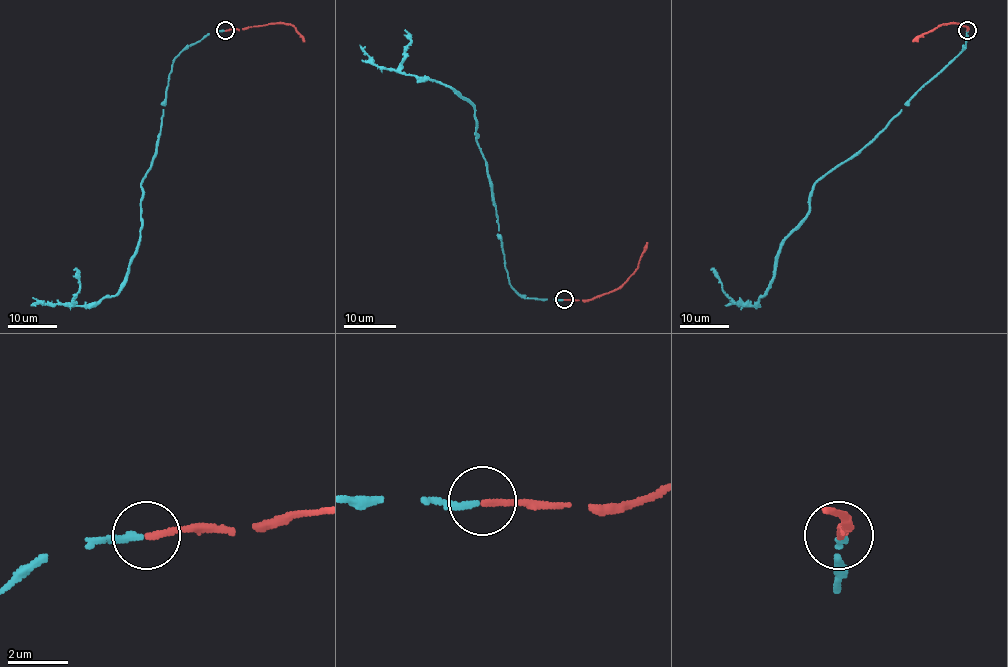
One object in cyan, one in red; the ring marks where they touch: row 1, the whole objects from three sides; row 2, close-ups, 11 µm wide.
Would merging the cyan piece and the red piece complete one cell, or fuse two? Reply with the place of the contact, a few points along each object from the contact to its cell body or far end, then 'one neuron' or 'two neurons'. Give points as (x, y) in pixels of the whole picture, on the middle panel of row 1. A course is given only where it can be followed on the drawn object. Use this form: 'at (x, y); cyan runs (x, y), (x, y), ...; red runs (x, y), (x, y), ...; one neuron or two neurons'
at (564, 299); cyan runs (564, 299), (528, 299), (509, 282), (475, 109), (448, 85), (400, 70), (405, 29); red runs (564, 299), (588, 300), (619, 288), (636, 269), (648, 242); one neuron

